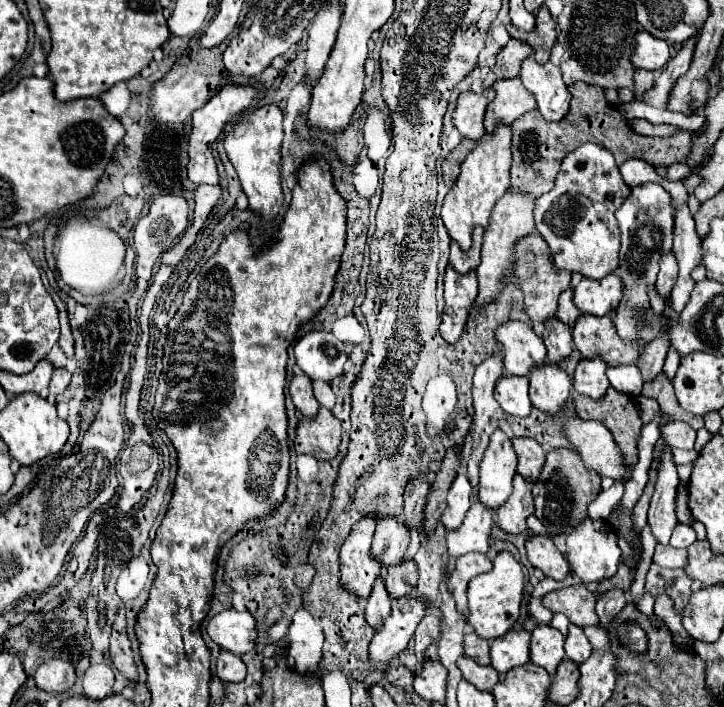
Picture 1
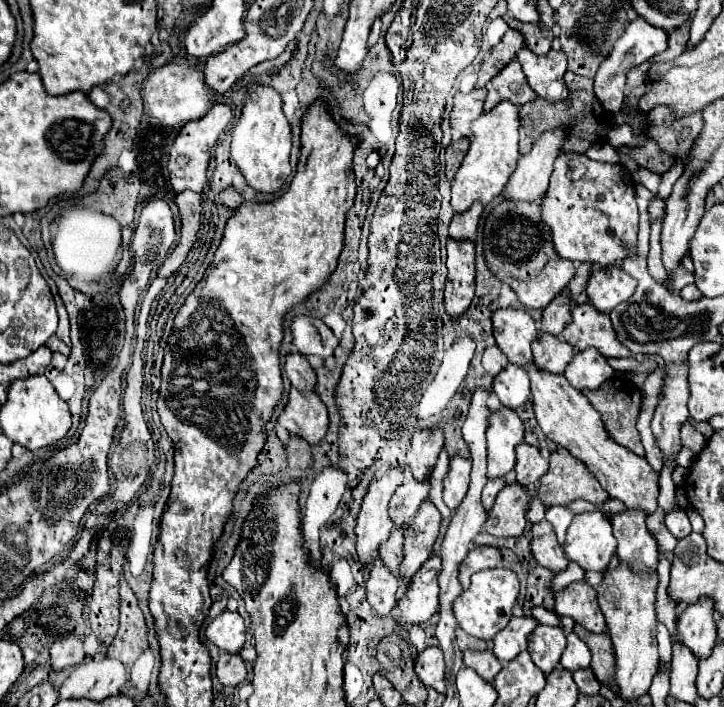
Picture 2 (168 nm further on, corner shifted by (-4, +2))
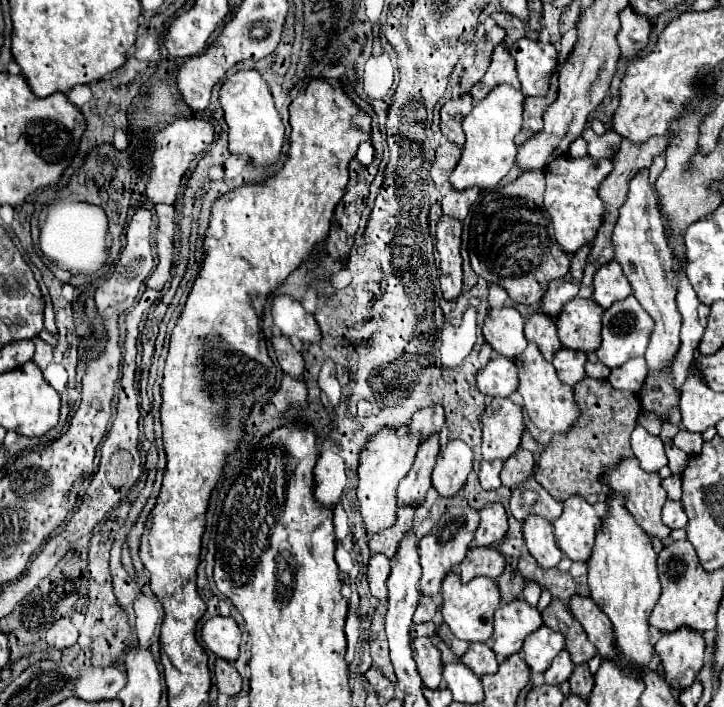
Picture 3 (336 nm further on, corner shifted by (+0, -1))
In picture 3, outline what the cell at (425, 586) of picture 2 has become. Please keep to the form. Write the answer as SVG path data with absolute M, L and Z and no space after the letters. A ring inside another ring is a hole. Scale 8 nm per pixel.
M467 504L461 506L449 506L447 512L439 518L439 522L433 526L433 530L419 540L419 564L423 568L423 576L419 580L421 594L425 596L437 596L439 594L439 584L443 576L457 564L467 554L469 542L473 540L473 534L479 526L479 512Z

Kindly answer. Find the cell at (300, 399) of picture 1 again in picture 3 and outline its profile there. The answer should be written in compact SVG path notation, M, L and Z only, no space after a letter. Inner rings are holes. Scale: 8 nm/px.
M273 334L271 344L273 344L273 350L277 354L277 360L279 360L283 372L287 372L289 376L301 378L301 374L303 374L303 356L291 344L291 340L283 334Z

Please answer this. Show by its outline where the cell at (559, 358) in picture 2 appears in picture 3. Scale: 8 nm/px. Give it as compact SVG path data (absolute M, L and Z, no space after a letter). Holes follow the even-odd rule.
M533 312L525 324L525 338L529 342L535 342L541 350L541 354L551 360L553 354L559 350L559 336L557 336L557 326L551 316L545 312Z

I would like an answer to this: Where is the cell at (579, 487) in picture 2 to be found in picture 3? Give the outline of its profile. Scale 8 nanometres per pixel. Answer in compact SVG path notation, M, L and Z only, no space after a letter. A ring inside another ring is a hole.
M583 378L573 386L581 416L565 436L555 434L543 450L535 470L535 480L557 500L563 502L573 494L583 496L589 504L607 500L607 484L603 482L607 468L615 468L621 460L633 458L629 436L637 424L641 402L633 392L615 390L607 380Z

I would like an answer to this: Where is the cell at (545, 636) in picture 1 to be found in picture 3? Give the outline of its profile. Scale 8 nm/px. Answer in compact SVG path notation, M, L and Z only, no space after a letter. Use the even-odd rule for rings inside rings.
M541 626L535 634L527 636L523 642L525 662L531 672L545 672L547 664L565 648L565 638L561 632L555 632L547 626Z

